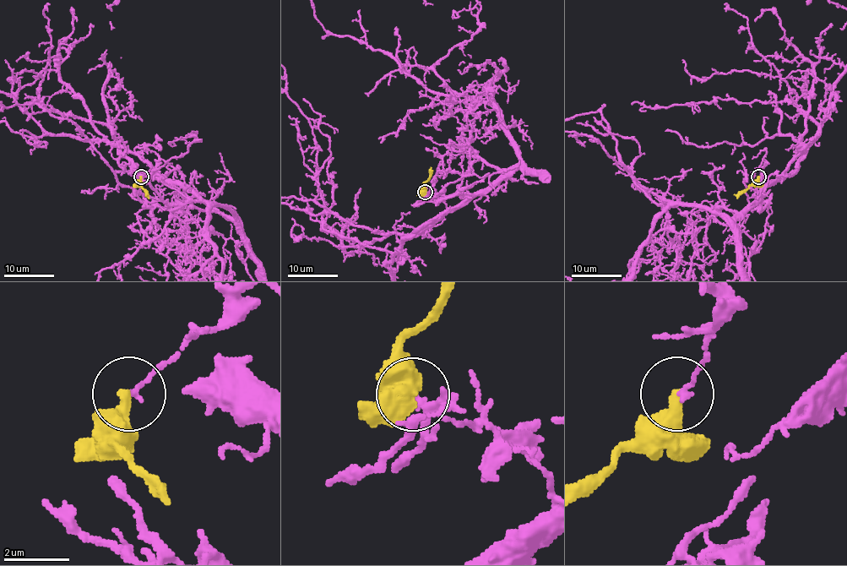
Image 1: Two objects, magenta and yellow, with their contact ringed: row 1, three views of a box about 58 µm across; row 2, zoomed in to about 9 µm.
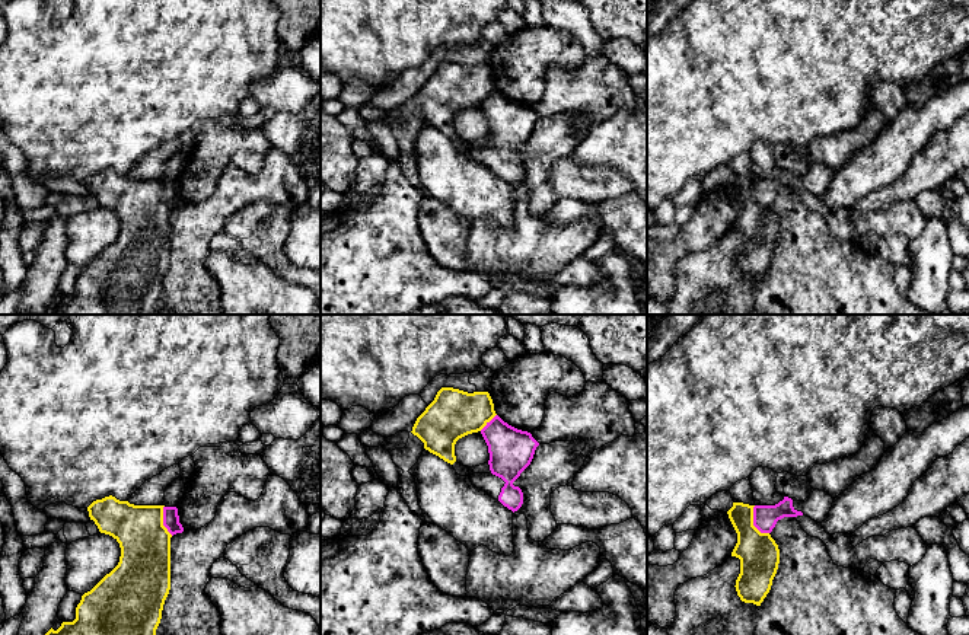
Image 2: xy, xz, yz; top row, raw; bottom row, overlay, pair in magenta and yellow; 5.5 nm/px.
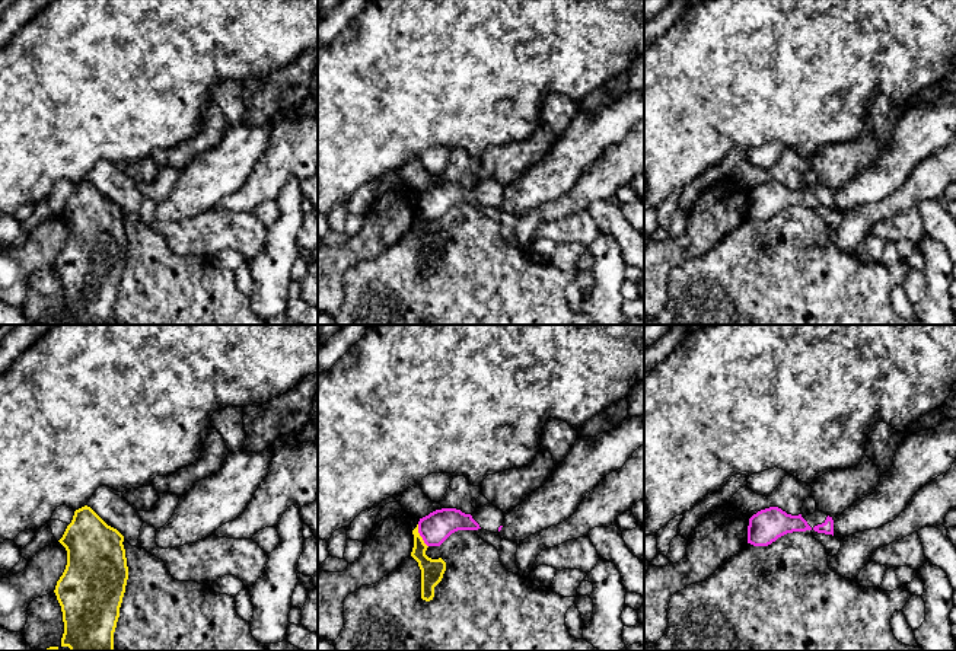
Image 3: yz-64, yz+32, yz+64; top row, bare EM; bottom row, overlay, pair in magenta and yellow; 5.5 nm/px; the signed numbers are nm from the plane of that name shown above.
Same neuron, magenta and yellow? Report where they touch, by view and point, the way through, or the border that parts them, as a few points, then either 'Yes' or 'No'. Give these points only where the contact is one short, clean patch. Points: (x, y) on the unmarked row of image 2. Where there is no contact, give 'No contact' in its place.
Touches magenta at yz (754, 197). Boundary: yz (754, 179), (754, 198), (761, 206), (768, 207). No

